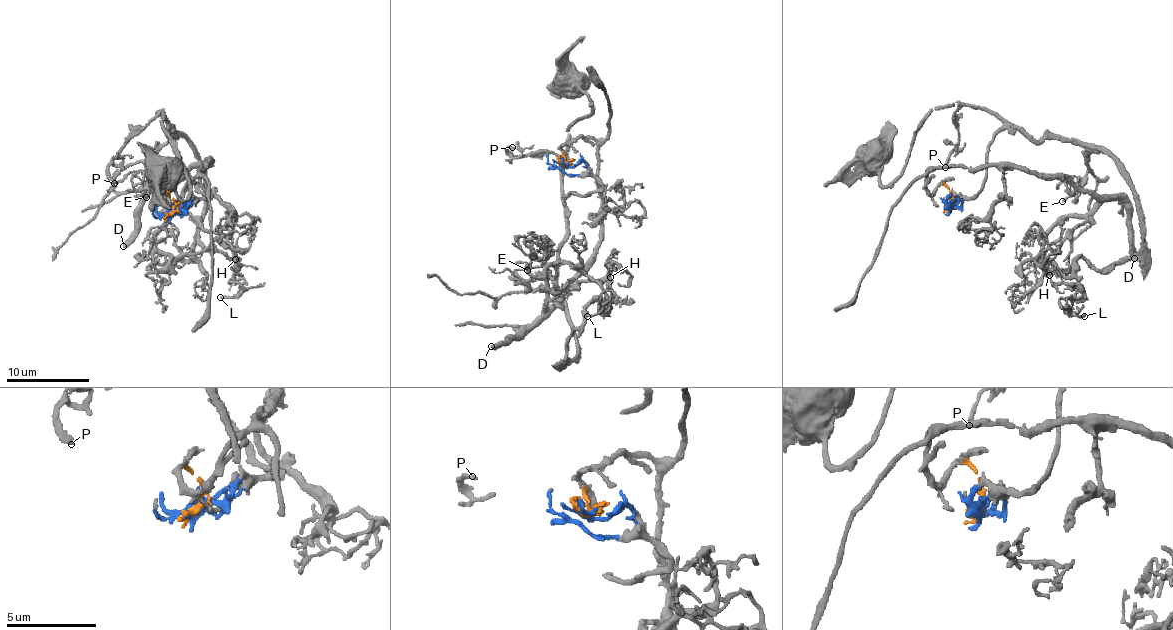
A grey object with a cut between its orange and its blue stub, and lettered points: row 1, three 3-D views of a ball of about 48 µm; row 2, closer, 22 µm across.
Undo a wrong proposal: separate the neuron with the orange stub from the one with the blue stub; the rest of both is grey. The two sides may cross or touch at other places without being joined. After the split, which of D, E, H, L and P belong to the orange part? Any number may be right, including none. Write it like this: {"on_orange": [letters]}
{"on_orange": ["D"]}

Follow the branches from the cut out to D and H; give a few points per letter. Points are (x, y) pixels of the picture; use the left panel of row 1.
D: (171, 213), (174, 200), (164, 196), (175, 201), (211, 157), (151, 189), (139, 231), (123, 247)
H: (171, 215), (209, 197), (171, 126), (202, 167), (197, 236), (235, 258)

